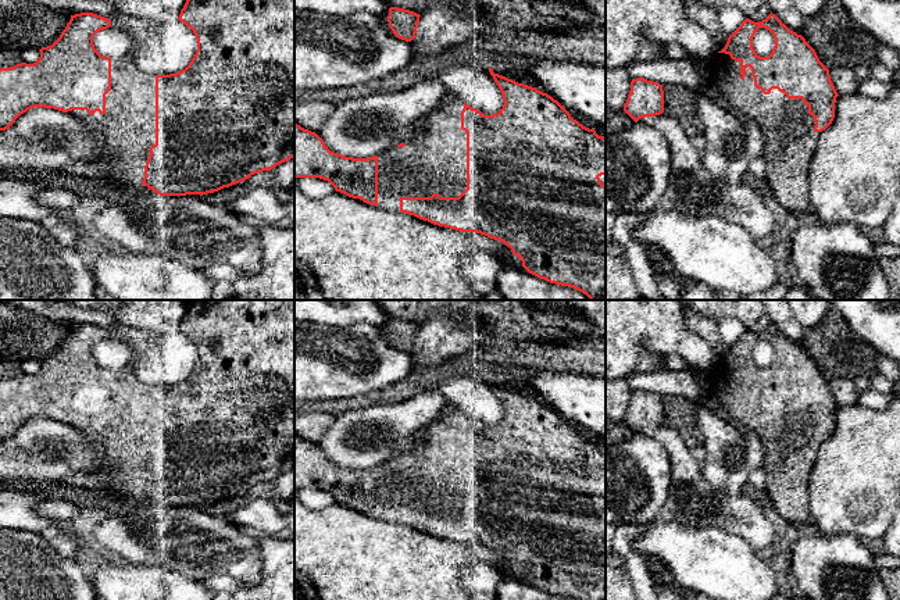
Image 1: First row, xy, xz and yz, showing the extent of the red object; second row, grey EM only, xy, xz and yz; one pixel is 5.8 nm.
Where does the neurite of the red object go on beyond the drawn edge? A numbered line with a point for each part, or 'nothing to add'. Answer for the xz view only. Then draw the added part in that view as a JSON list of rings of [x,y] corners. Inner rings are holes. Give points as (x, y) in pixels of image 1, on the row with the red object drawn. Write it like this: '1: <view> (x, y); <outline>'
1: xz (435, 160); [[[447,96],[439,107],[428,114],[417,126],[415,136],[406,142],[404,147],[397,144],[390,146],[386,151],[378,156],[378,207],[389,211],[400,211],[401,197],[431,197],[438,193],[440,197],[458,197],[467,189],[467,132],[461,129],[461,111],[464,108],[464,101],[456,96]]]

